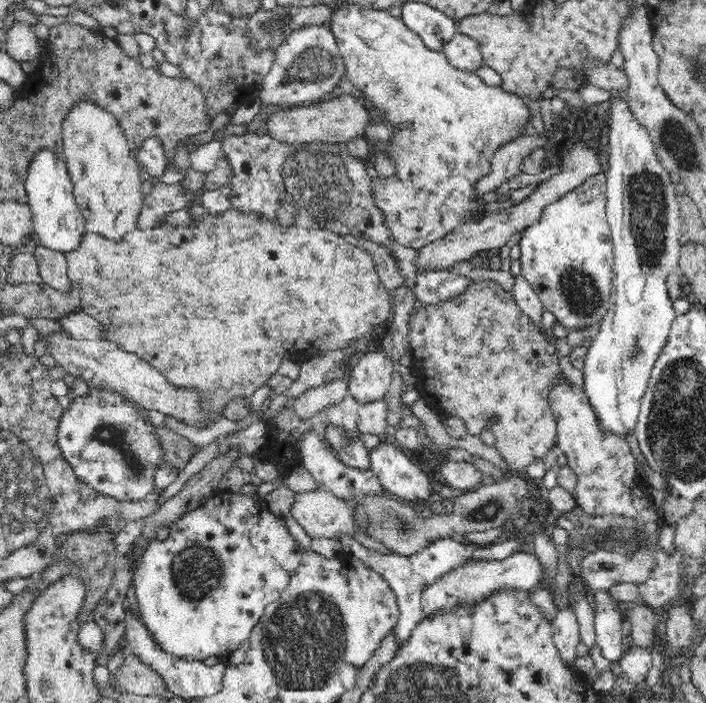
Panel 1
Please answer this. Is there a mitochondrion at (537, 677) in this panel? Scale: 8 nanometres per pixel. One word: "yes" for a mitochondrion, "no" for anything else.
no

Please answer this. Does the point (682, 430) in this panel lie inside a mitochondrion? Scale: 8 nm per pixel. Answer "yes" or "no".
yes

